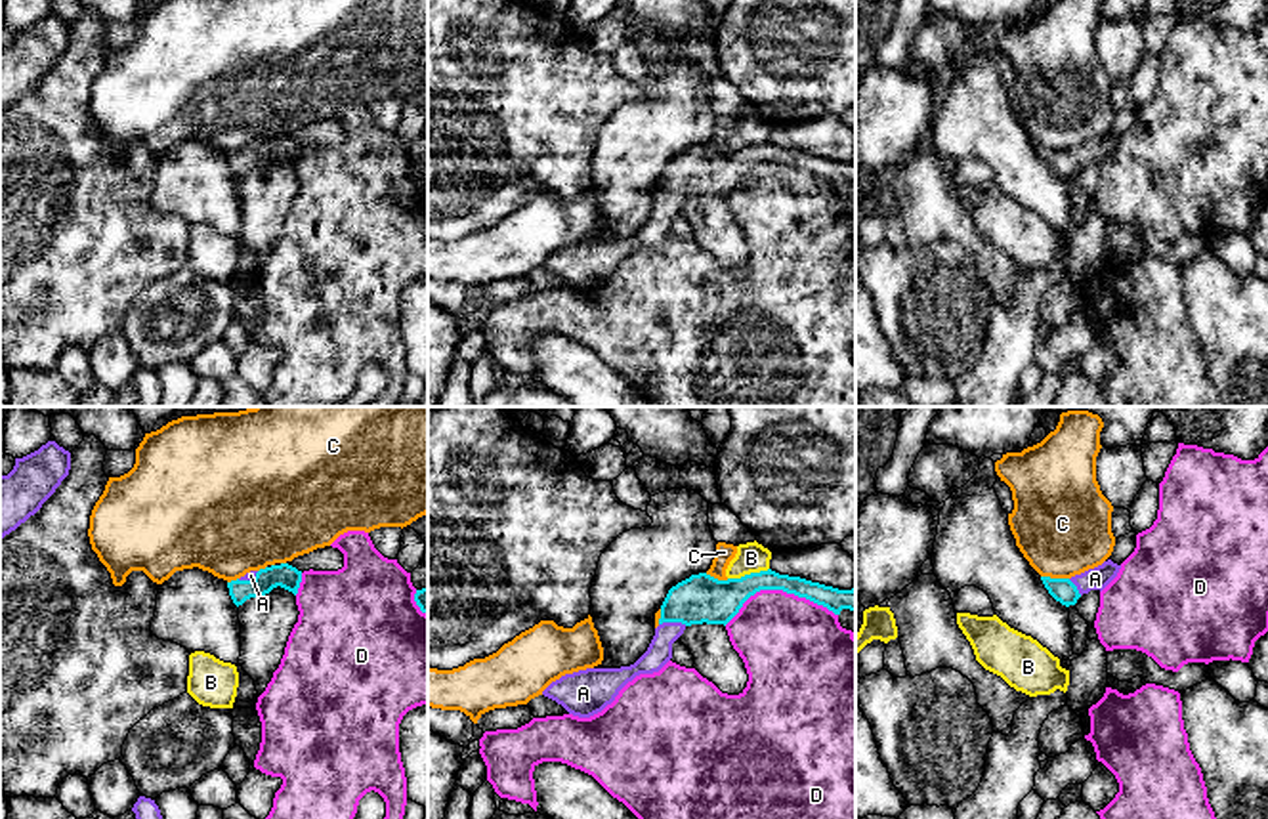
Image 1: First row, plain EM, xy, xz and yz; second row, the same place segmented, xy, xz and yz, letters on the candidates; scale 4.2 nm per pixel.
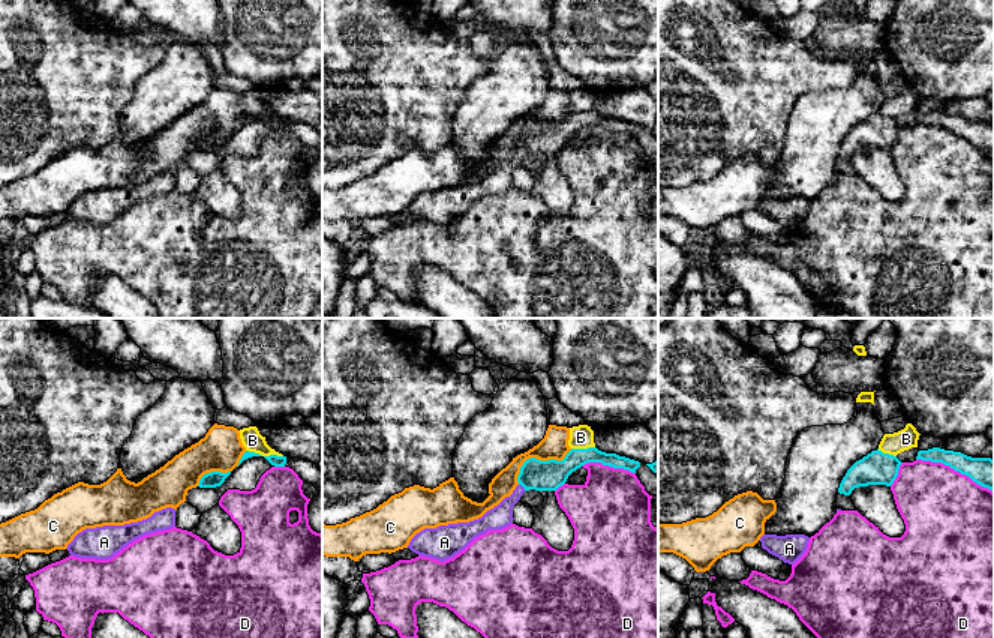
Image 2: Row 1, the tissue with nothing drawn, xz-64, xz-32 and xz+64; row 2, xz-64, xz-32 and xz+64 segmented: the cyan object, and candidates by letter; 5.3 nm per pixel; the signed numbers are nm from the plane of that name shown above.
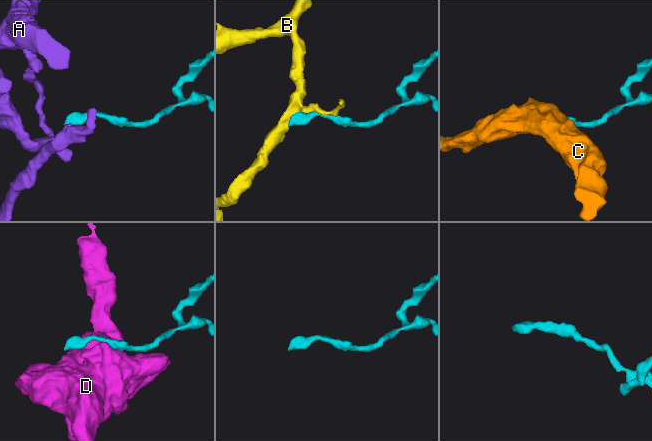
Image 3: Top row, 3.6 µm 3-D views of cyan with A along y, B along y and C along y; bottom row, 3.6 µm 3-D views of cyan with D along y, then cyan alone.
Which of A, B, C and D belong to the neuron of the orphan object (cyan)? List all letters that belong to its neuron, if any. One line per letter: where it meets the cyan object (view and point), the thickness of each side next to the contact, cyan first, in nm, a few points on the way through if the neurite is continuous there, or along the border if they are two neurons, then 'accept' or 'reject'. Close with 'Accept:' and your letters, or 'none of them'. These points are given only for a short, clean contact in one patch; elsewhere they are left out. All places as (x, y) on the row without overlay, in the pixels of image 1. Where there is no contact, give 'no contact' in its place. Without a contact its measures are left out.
A: contact xz (673, 193); calibres 200 and 110 nm; way xz (701, 170), (694, 172), (673, 193), (659, 224); accept
B: contact xz (747, 147); calibres 200 and 130 nm; border xz (768, 140), (728, 151); reject
C: contact yz (1055, 151); calibres 100 and 420 nm; border yz (1041, 147), (1068, 151); reject
D: contact xz (780, 161); calibres 160 and 420 nm; reject
Accept: A

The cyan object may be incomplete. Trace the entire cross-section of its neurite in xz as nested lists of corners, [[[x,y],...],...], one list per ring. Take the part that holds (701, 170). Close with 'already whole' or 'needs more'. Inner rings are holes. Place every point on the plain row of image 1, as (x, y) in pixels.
[[[771,141],[741,151],[718,153],[707,145],[691,147],[672,158],[661,178],[659,199],[647,223],[630,239],[586,241],[552,254],[542,267],[569,286],[590,290],[615,273],[619,263],[640,246],[659,244],[672,231],[672,216],[691,197],[728,197],[743,176],[760,162],[783,162],[827,179],[856,185],[856,160],[838,162]]]; needs more

